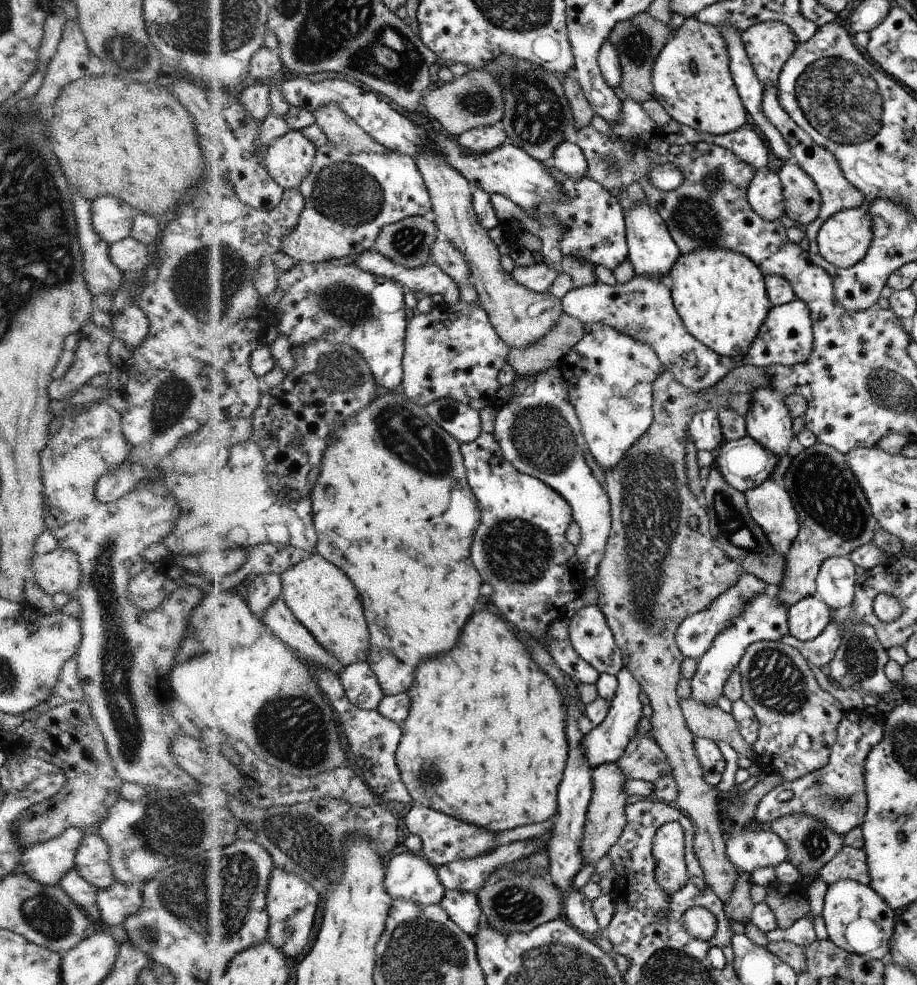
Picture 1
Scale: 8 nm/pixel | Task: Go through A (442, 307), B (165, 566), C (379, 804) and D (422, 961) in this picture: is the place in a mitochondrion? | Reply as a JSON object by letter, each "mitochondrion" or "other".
{"A":"other","B":"other","C":"other","D":"mitochondrion"}

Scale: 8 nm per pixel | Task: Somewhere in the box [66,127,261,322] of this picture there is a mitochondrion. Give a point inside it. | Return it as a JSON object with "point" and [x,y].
{"point":[203,276]}

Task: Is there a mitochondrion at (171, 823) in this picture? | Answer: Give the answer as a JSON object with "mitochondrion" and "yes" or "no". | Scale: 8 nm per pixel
{"mitochondrion":"yes"}

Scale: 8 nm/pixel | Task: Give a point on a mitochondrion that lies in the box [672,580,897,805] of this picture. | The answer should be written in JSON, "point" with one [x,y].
{"point":[774,679]}

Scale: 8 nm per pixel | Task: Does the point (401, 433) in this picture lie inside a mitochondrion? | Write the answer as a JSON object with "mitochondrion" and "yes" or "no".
{"mitochondrion":"yes"}

